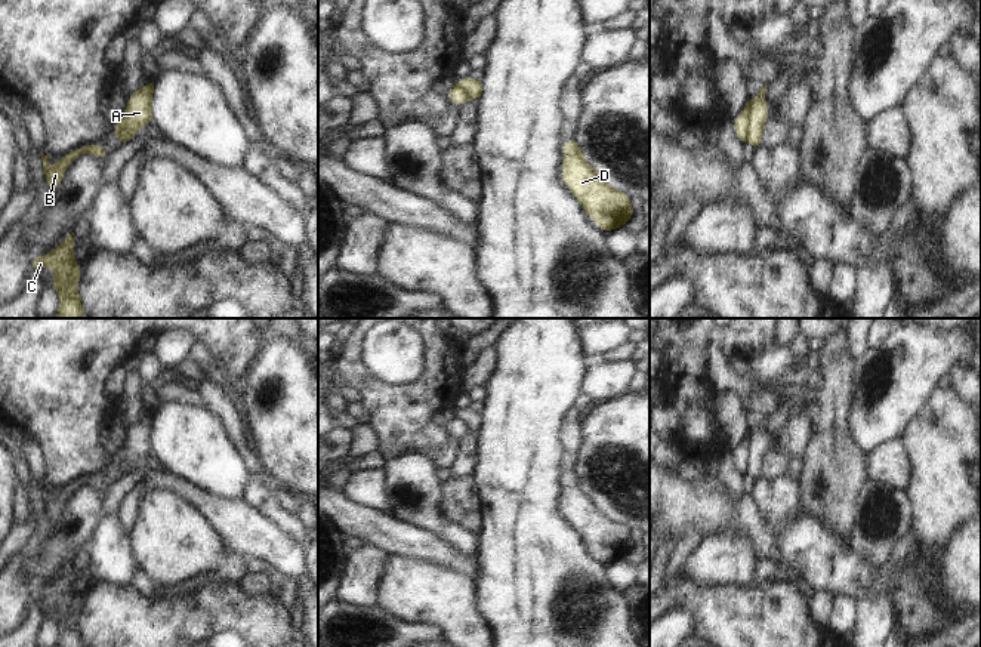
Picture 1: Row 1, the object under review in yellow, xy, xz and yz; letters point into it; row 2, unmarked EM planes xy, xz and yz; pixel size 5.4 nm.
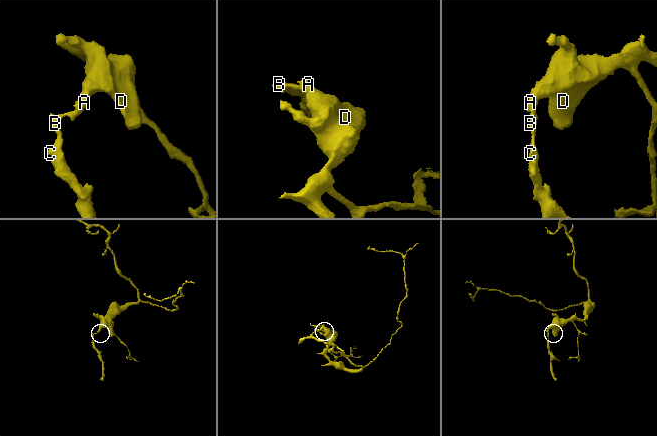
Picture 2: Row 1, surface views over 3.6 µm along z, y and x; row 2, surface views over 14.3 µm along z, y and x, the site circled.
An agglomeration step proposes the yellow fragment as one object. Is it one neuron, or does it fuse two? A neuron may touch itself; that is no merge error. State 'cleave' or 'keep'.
cleave

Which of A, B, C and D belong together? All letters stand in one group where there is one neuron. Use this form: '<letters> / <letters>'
A D / B C

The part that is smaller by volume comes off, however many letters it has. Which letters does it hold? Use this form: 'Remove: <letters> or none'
Remove: B, C

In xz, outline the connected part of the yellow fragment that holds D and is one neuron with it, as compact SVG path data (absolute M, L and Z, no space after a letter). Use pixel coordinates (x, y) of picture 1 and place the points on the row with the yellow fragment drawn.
M576 138L564 141L562 152L562 182L592 218L592 222L605 232L626 227L627 221L635 216L632 198L601 179L584 160Z

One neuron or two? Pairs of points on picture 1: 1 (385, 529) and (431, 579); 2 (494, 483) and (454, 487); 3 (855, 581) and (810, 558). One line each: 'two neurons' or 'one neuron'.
1: two neurons
2: two neurons
3: one neuron

